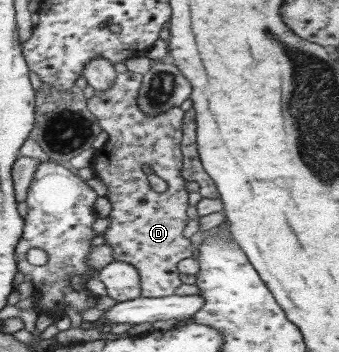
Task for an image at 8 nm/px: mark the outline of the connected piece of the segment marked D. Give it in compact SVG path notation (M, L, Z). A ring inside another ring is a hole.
M129 70L117 73L112 86L106 90L95 90L94 96L87 99L87 106L94 117L98 119L103 131L108 133L107 142L96 150L92 168L95 177L108 187L105 197L110 201L112 210L107 216L110 226L101 235L99 242L112 247L113 261L124 261L134 265L140 273L142 285L141 296L149 298L163 298L174 295L174 290L182 285L178 263L180 260L192 257L192 243L190 238L185 237L184 228L189 221L186 214L188 204L188 190L185 188L187 182L183 178L183 157L181 141L183 138L183 111L180 106L174 106L166 112L150 117L140 111L138 106L138 91L141 87L143 75ZM148 165L160 179L168 184L166 191L154 191L154 187L148 182L148 175L142 169Z

